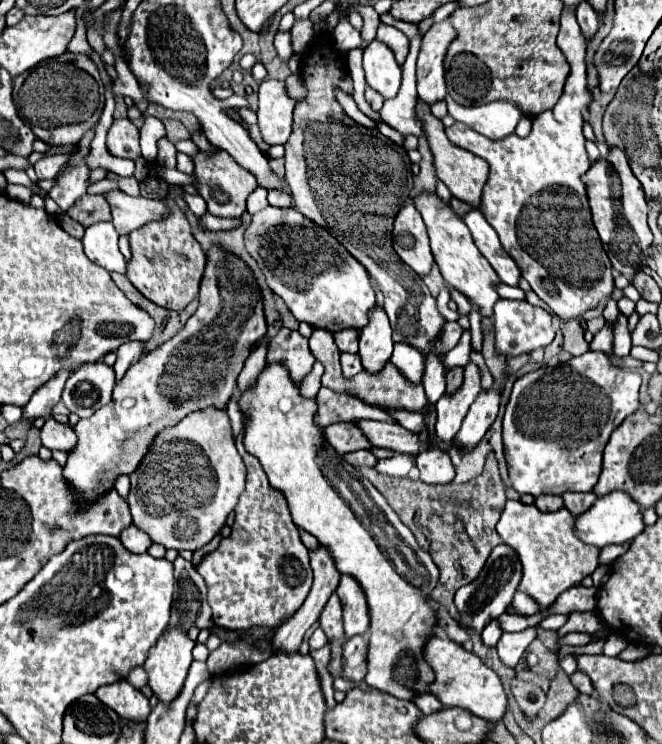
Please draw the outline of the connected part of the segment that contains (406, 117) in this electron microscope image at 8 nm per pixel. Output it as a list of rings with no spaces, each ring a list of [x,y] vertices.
[[[383,14],[381,22],[395,26],[411,42],[411,50],[409,50],[409,56],[407,56],[407,62],[405,62],[405,66],[402,66],[402,80],[399,94],[393,100],[387,100],[383,104],[381,118],[383,118],[385,124],[389,124],[391,128],[395,128],[403,136],[407,136],[407,134],[421,136],[421,122],[417,118],[415,106],[417,106],[416,61],[419,48],[421,48],[423,34],[419,32],[417,24],[399,22],[399,20],[395,20],[389,14]]]

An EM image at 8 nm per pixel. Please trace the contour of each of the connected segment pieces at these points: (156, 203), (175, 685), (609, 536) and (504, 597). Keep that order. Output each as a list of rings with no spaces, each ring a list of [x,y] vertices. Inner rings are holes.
[[[121,190],[107,192],[107,200],[111,204],[111,214],[113,214],[111,222],[119,234],[131,234],[143,224],[167,218],[171,214],[167,204],[161,200],[149,200],[143,196],[133,198]]]
[[[175,626],[167,628],[161,634],[161,640],[157,640],[151,648],[143,668],[149,674],[151,690],[161,702],[169,704],[181,692],[187,670],[193,662],[193,646],[195,642],[187,636],[187,632],[181,626]]]
[[[615,490],[611,494],[597,498],[597,502],[587,512],[577,516],[577,524],[575,524],[577,536],[587,544],[593,544],[599,548],[607,544],[623,544],[627,540],[633,540],[637,534],[643,532],[643,528],[645,524],[643,524],[641,506],[633,498],[629,498],[629,494],[623,490]]]
[[[499,544],[491,552],[491,556],[489,556],[485,568],[481,570],[479,578],[475,582],[471,582],[471,584],[457,590],[455,606],[457,606],[459,614],[461,614],[459,624],[463,628],[473,628],[475,632],[481,632],[485,624],[489,624],[491,620],[495,620],[497,616],[501,616],[507,610],[507,606],[511,604],[513,594],[515,594],[515,590],[519,586],[519,580],[521,580],[519,556],[513,554],[513,548],[509,548],[507,544]]]

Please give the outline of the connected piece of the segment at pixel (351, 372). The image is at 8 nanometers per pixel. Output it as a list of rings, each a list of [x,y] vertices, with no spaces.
[[[341,354],[341,366],[343,366],[343,376],[347,380],[353,378],[355,374],[359,374],[359,370],[363,368],[357,354]]]

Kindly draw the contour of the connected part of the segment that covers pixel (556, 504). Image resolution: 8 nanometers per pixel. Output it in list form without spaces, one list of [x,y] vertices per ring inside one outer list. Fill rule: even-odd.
[[[539,496],[535,500],[535,506],[541,510],[541,512],[557,512],[561,510],[565,504],[563,504],[563,498],[561,496]]]

